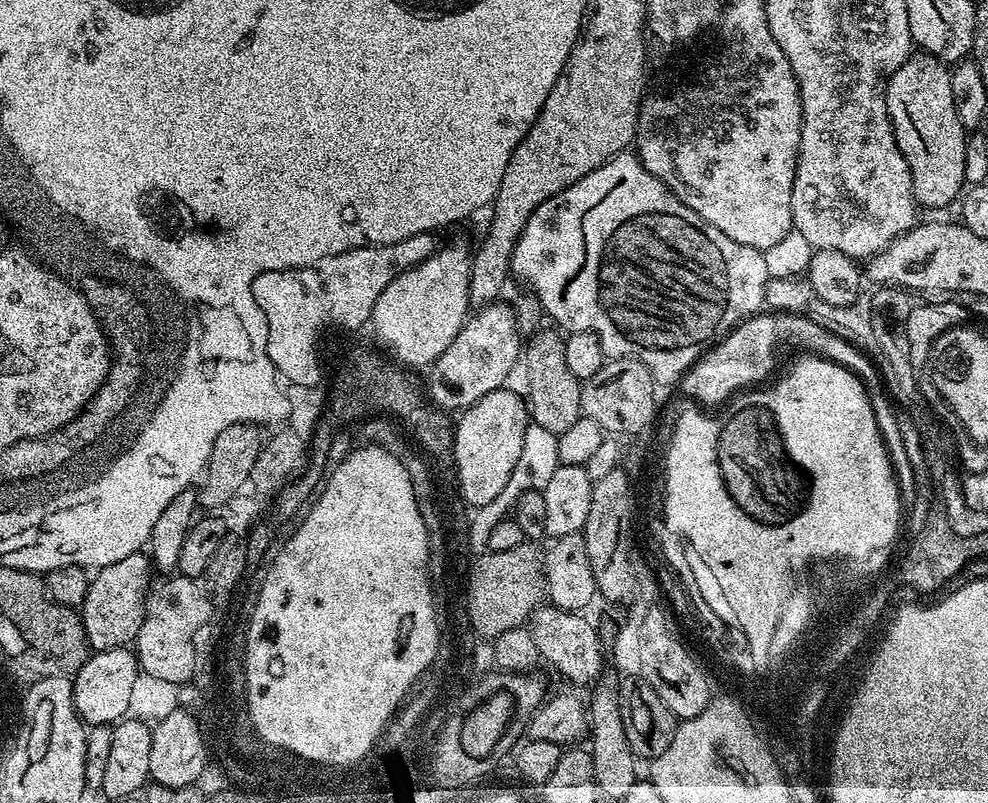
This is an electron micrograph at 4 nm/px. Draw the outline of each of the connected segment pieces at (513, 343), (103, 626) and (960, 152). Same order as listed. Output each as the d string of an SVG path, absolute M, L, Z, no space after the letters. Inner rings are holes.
M493 302L479 307L446 348L443 361L448 361L448 390L451 411L462 412L488 393L503 387L522 354L522 337L518 333L513 307L505 302Z
M138 551L122 558L122 562L114 562L99 569L91 577L80 621L84 623L88 647L92 652L122 648L135 641L138 626L142 626L144 604L153 583L152 571L154 565L151 559L143 551Z
M917 51L908 57L902 66L888 79L886 86L886 110L894 130L894 138L912 179L912 193L917 205L924 208L944 208L955 201L965 187L966 174L966 129L954 114L954 94L950 90L950 68L944 61L934 58L929 52Z

